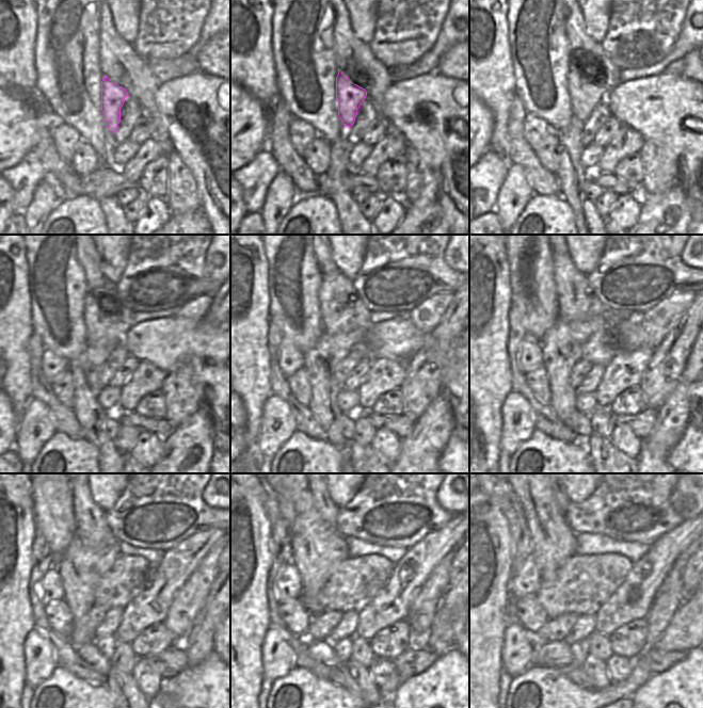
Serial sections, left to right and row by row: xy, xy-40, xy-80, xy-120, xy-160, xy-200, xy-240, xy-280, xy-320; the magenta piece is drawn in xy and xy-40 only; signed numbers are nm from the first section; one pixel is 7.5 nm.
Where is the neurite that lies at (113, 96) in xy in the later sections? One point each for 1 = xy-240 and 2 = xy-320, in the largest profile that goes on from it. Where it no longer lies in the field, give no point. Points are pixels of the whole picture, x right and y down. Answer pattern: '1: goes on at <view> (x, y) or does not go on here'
1: goes on at xy-240 (91, 527)
2: goes on at xy-320 (562, 500)

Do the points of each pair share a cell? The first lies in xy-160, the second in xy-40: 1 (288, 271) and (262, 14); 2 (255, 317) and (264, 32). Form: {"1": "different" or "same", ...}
{"1": "different", "2": "same"}

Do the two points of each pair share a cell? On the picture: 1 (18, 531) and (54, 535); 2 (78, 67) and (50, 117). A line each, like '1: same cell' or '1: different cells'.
1: different cells
2: different cells

